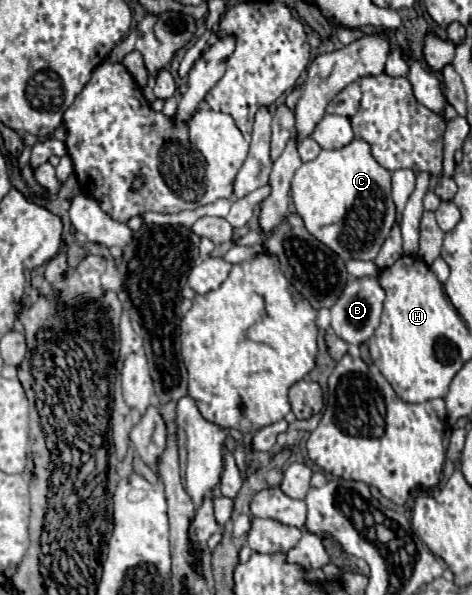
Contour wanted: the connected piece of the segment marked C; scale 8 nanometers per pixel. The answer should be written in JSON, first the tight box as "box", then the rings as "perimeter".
{"box":[292,138,396,260],"perimeter":[[[358,138],[344,148],[322,150],[318,158],[302,164],[292,178],[292,200],[296,212],[306,224],[306,230],[344,260],[374,260],[386,236],[390,236],[390,228],[396,224],[396,208],[390,200],[390,172],[374,160],[370,144]]]}

